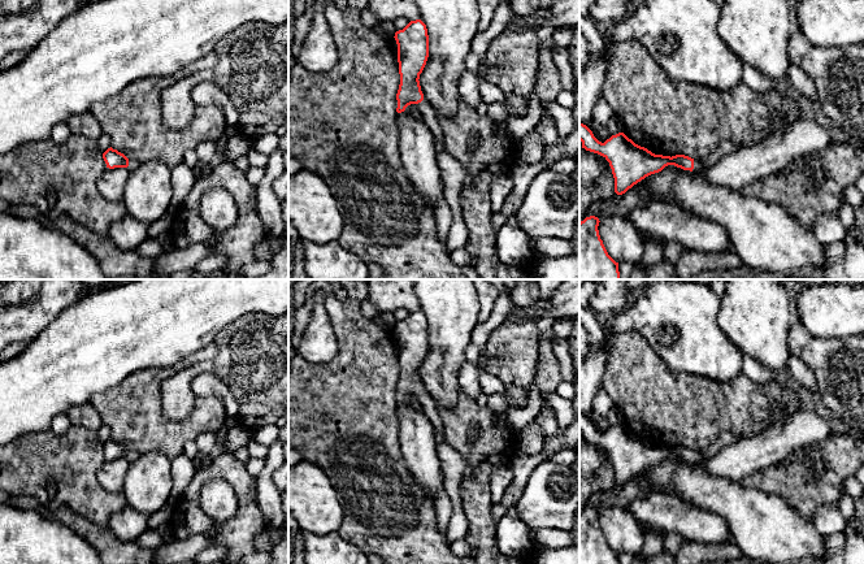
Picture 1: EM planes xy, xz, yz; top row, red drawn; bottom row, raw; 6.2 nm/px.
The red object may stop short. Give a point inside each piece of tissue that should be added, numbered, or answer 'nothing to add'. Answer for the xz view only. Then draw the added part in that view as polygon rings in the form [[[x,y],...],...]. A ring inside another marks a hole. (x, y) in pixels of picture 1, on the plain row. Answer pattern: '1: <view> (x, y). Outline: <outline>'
1: xz (429, 406). Outline: [[[425,390],[417,395],[417,400],[420,402],[424,413],[435,430],[437,442],[444,441],[444,433],[437,402]]]

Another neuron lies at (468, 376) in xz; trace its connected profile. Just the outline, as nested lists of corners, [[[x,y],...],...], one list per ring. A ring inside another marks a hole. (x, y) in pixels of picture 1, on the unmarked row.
[[[465,361],[459,369],[457,379],[461,387],[461,391],[473,400],[477,400],[481,390],[479,383],[479,366],[478,364]]]

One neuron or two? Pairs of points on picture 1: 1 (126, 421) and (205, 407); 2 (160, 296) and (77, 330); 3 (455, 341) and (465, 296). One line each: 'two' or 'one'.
1: one
2: one
3: one

